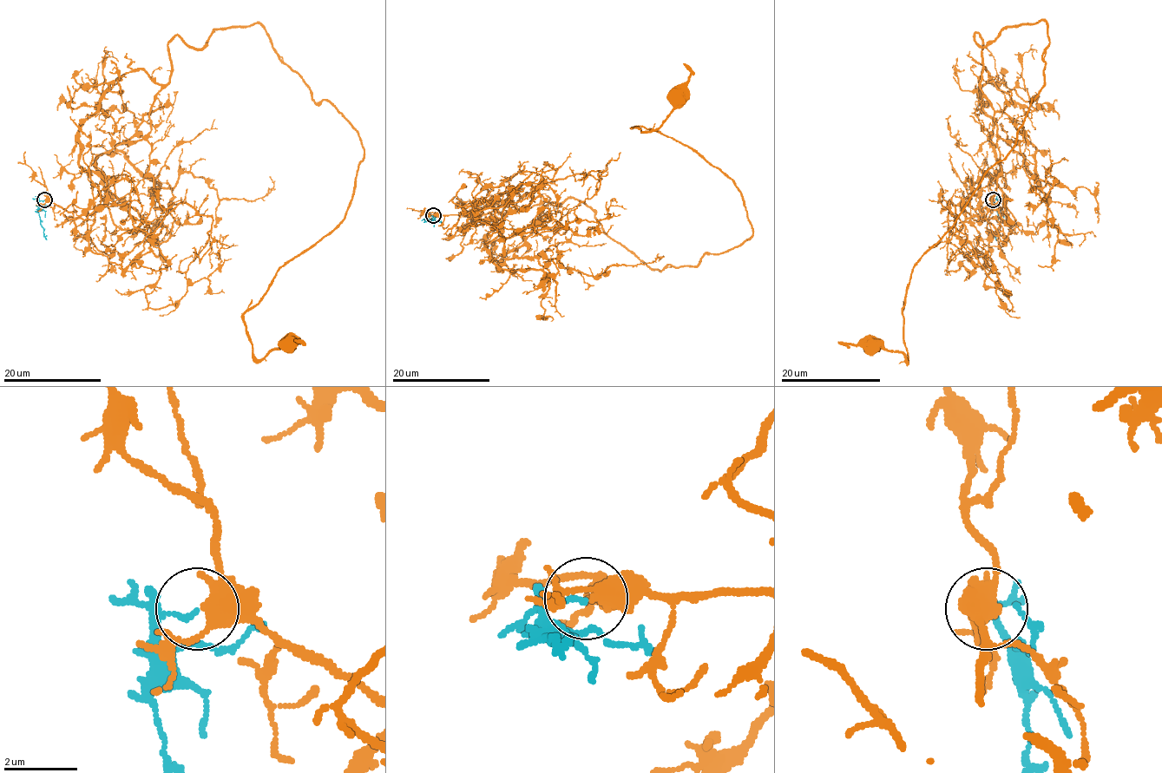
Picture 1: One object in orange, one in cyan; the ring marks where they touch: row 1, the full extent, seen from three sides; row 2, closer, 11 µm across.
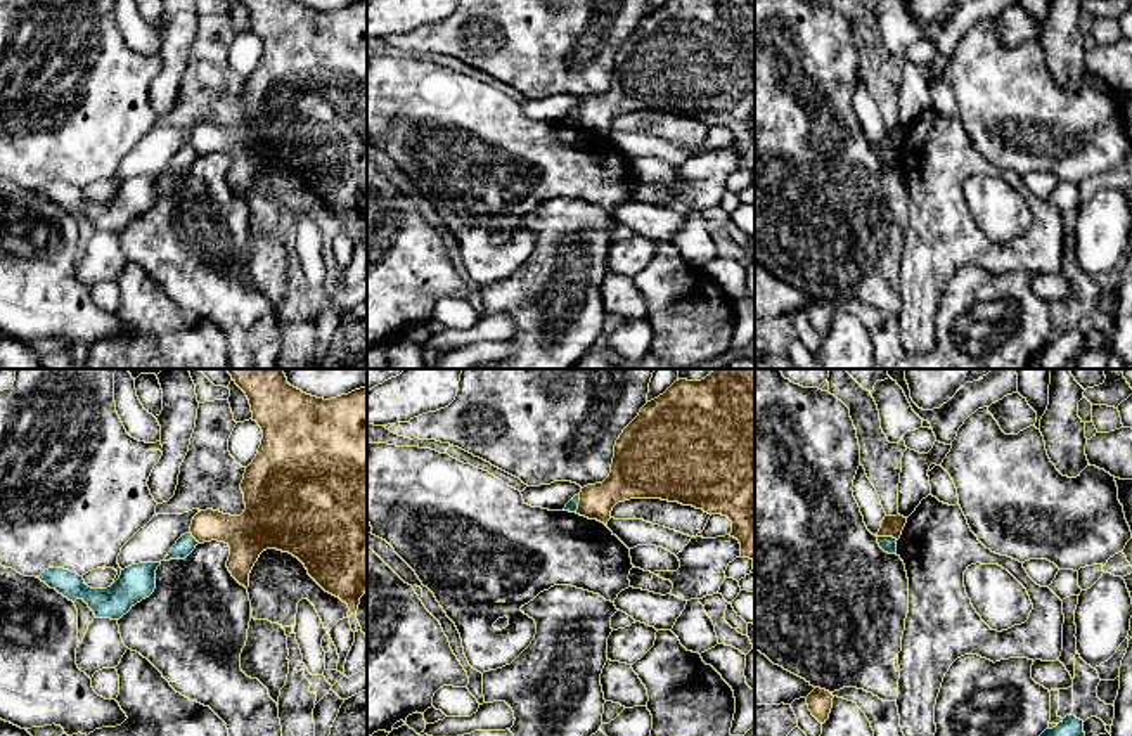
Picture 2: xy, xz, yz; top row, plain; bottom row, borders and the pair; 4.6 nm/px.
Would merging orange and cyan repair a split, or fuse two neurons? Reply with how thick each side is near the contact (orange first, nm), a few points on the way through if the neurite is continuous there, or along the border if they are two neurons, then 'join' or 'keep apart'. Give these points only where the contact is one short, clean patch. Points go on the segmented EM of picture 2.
100/80 nm | along yz (878, 535), (897, 539) | keep apart

